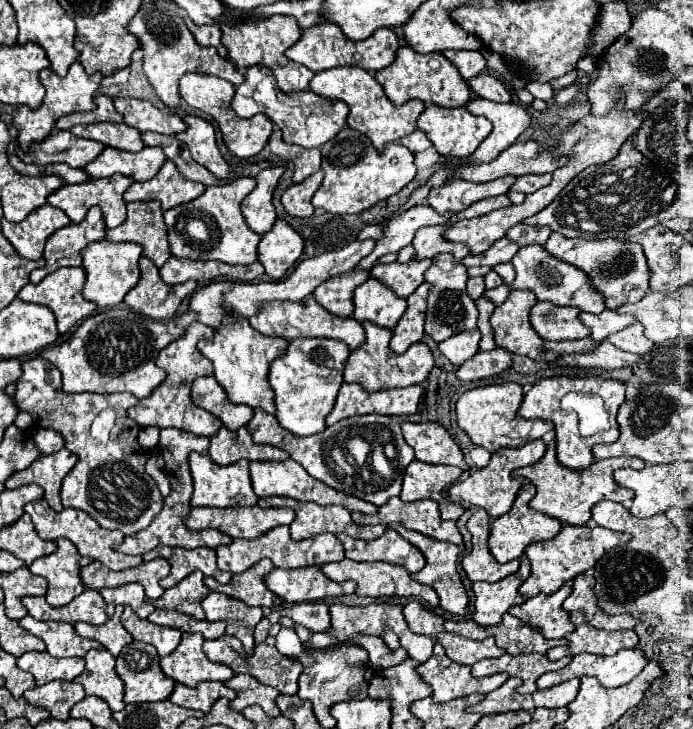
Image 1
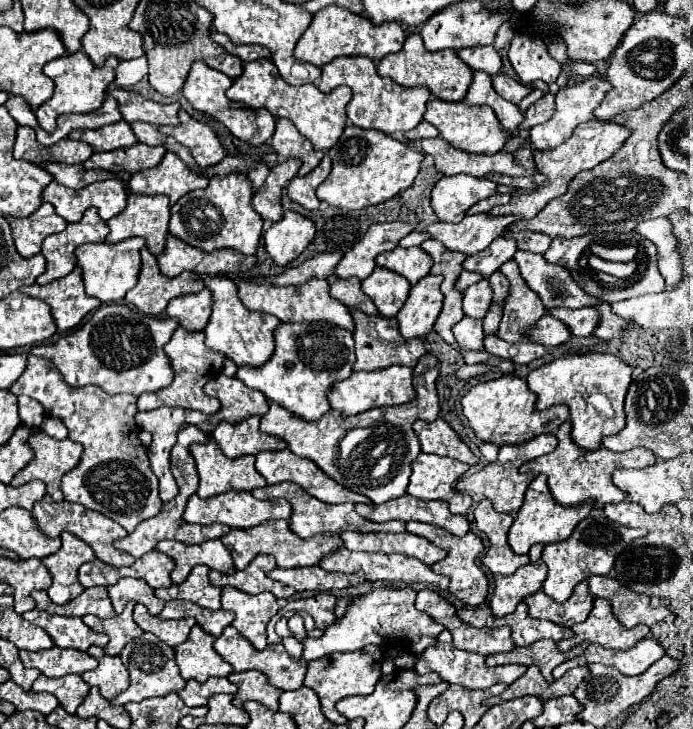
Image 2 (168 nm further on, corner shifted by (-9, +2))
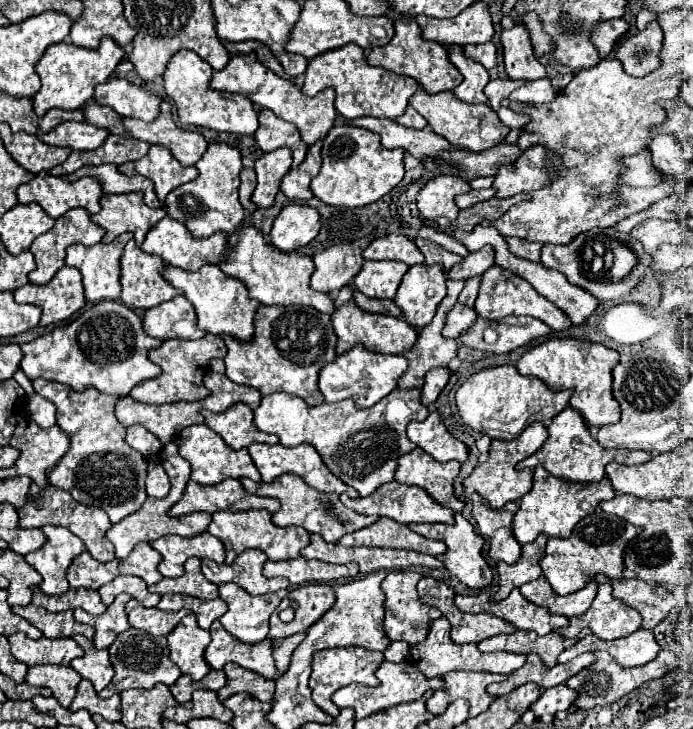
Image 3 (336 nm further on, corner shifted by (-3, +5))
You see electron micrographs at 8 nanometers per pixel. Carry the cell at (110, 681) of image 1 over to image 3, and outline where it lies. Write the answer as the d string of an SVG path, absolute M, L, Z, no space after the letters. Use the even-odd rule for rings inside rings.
M76 635L74 641L84 649L84 657L74 659L70 665L82 675L82 679L92 681L96 693L100 693L114 677L114 669L108 659L106 649L96 649L92 641L88 641L84 635Z

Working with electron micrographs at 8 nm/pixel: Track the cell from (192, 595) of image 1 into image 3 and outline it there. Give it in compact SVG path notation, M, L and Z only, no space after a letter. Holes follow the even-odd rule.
M192 557L186 561L186 571L178 579L162 579L160 583L150 587L152 593L168 595L168 593L180 593L180 595L190 595L198 599L216 599L218 597L218 587L210 581L200 571L200 559Z

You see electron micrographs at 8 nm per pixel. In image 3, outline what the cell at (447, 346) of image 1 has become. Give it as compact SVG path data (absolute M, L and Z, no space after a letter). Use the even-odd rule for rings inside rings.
M456 303L446 317L442 335L456 339L456 337L460 337L460 333L464 333L464 329L468 329L468 325L472 325L472 321L476 321L476 311L472 307Z

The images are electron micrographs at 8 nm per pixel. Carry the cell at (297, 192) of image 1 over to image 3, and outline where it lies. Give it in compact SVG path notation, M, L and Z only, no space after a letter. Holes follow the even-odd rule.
M316 141L314 145L310 145L304 163L302 163L298 169L288 171L288 173L284 175L284 181L280 183L280 191L282 191L288 199L292 199L294 203L312 199L310 181L312 181L312 177L316 177L318 171L320 171L320 163L322 163L322 161L320 161L320 147L322 147L322 141Z

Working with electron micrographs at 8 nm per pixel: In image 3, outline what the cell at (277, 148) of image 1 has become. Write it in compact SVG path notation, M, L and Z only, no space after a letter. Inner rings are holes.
M262 109L260 111L260 129L256 131L254 139L258 141L262 151L276 151L280 147L288 147L292 151L292 169L296 169L306 153L308 153L308 145L300 139L300 133L296 129L296 125L276 117L272 111Z

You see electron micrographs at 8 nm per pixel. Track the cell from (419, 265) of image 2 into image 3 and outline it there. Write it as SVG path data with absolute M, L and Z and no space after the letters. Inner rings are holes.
M384 235L374 239L366 249L364 249L364 259L392 259L392 261L402 261L408 267L424 263L424 255L420 249L404 235Z

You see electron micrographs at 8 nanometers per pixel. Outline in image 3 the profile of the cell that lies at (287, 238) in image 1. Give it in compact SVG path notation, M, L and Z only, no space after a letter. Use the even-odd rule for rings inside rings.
M286 205L272 223L270 239L280 251L296 251L308 245L320 231L320 215L308 205Z

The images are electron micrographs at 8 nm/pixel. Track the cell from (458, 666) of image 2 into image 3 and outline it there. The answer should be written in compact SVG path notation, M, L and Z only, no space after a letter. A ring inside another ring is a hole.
M440 617L436 621L432 621L430 633L428 637L414 645L410 649L410 661L412 665L416 665L426 677L442 677L450 671L486 671L486 673L514 673L516 669L520 669L520 665L524 665L526 655L518 655L518 653L480 653L478 647L474 643L468 645L456 645L450 639L450 623L446 617Z

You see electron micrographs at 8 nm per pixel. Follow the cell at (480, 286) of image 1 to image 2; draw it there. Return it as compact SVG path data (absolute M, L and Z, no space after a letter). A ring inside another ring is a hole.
M480 280L476 284L472 284L470 288L466 288L462 304L464 304L464 314L472 316L472 318L484 318L488 308L490 308L490 284L488 280Z

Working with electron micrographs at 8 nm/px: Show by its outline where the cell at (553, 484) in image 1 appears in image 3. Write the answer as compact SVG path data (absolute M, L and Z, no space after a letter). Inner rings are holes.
M566 407L562 413L558 413L552 423L548 425L548 441L542 445L540 451L534 455L526 457L524 461L518 463L518 469L524 467L536 467L542 465L548 473L552 473L558 479L566 481L576 481L576 483L596 483L604 479L604 467L610 461L624 463L624 465L640 465L652 459L652 453L648 451L630 451L630 449L604 449L598 445L598 441L590 435L590 429L584 425L584 419L580 417L578 411L572 411ZM606 457L616 457L616 459L606 459Z

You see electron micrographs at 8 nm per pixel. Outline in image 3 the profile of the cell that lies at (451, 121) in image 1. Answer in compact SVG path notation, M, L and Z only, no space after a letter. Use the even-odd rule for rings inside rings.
M422 87L412 95L410 105L422 115L426 117L428 125L432 127L434 133L442 135L444 139L448 139L452 145L458 145L460 149L468 149L468 151L486 151L498 143L502 143L506 139L506 135L510 133L510 129L500 121L500 117L496 115L496 111L488 105L474 105L474 103L464 103L460 101L452 91L444 91L444 93L436 93L430 95L426 93Z

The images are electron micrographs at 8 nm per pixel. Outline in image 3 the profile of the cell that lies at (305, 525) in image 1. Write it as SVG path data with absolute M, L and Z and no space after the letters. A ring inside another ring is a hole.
M280 475L272 483L254 483L250 479L242 479L240 483L252 495L274 497L274 499L278 499L282 503L280 509L272 515L274 525L278 525L278 527L298 525L298 527L304 527L308 533L322 535L330 543L336 543L346 533L354 533L354 531L364 529L364 527L368 527L368 525L378 521L376 515L368 517L368 515L360 515L360 513L344 507L342 501L338 499L338 495L334 495L334 493L320 493L316 489L310 489L298 475Z

